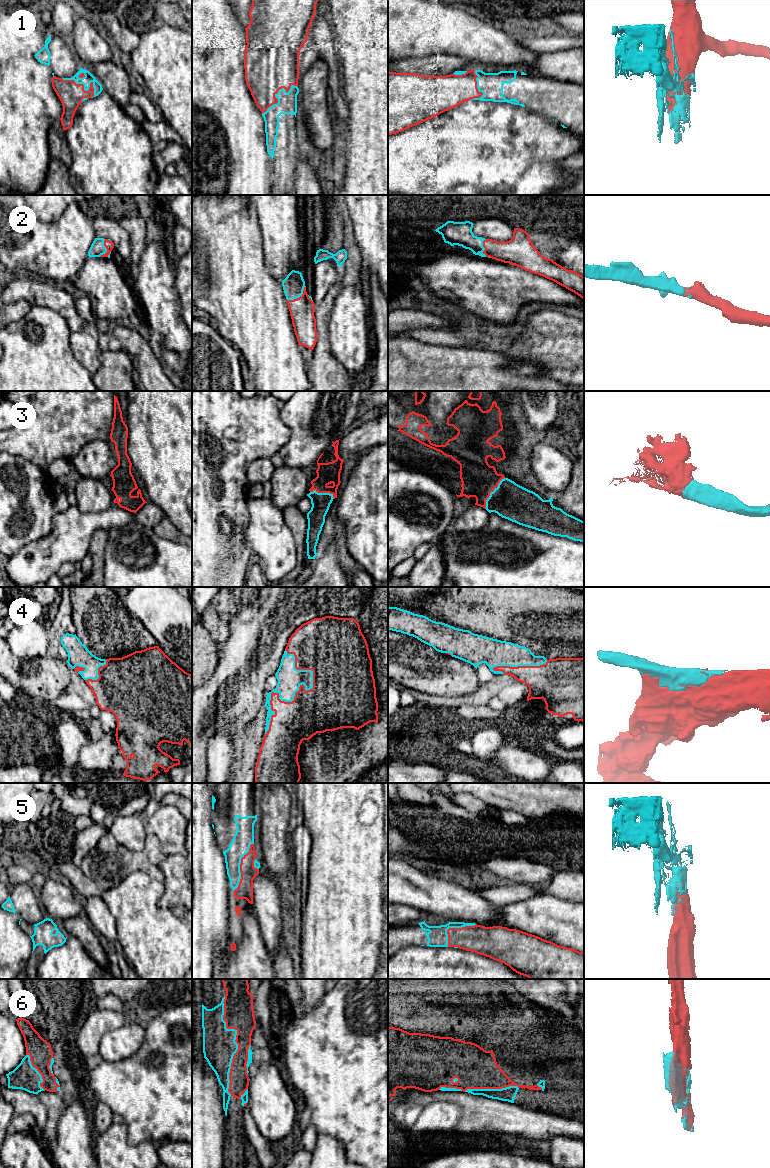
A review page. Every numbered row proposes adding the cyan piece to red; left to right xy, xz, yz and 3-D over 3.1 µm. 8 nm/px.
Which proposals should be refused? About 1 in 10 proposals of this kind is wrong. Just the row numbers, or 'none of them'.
none of them

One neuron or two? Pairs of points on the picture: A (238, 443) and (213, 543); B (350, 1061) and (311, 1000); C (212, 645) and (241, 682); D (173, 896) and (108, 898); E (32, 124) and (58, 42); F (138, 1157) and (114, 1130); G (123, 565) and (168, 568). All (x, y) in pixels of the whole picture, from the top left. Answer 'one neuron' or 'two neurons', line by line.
A: one neuron
B: two neurons
C: two neurons
D: two neurons
E: two neurons
F: one neuron
G: one neuron

